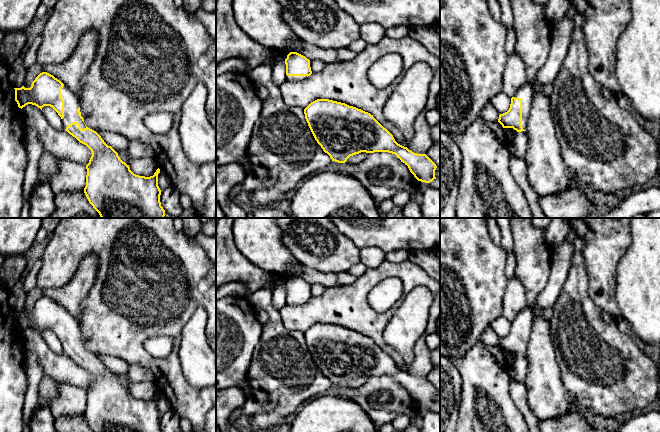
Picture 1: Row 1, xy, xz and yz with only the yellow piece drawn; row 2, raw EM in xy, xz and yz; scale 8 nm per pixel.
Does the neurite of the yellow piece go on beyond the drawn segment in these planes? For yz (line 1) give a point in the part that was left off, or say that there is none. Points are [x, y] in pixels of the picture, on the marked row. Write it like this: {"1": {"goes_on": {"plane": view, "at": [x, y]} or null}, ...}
{"1": {"goes_on": {"plane": "yz", "at": [526, 92]}}}

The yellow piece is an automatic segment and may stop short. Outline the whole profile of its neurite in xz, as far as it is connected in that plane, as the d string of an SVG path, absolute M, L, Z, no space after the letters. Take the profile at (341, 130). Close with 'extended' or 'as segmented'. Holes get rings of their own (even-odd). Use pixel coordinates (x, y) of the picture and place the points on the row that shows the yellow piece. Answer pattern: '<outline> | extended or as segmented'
M317 99L304 109L304 114L315 140L332 161L345 163L350 156L361 152L388 152L395 154L401 162L407 165L418 181L430 183L436 179L437 166L426 154L414 153L398 144L393 135L368 112L345 103Z | as segmented

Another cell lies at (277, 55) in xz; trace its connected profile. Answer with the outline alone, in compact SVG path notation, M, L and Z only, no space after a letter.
M272 50L271 57L267 63L273 66L276 62L283 61L287 58L287 53L281 50Z

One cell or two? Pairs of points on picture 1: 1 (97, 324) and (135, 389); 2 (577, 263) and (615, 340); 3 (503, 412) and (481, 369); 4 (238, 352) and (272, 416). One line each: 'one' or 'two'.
1: two
2: one
3: one
4: two

